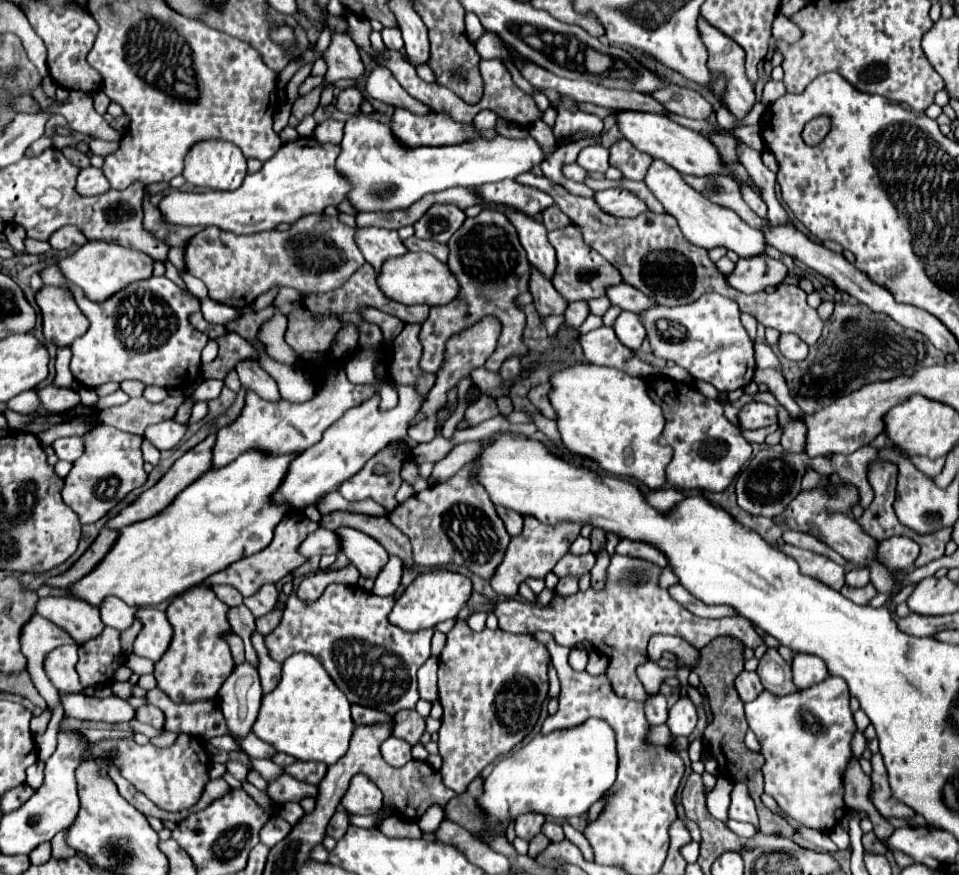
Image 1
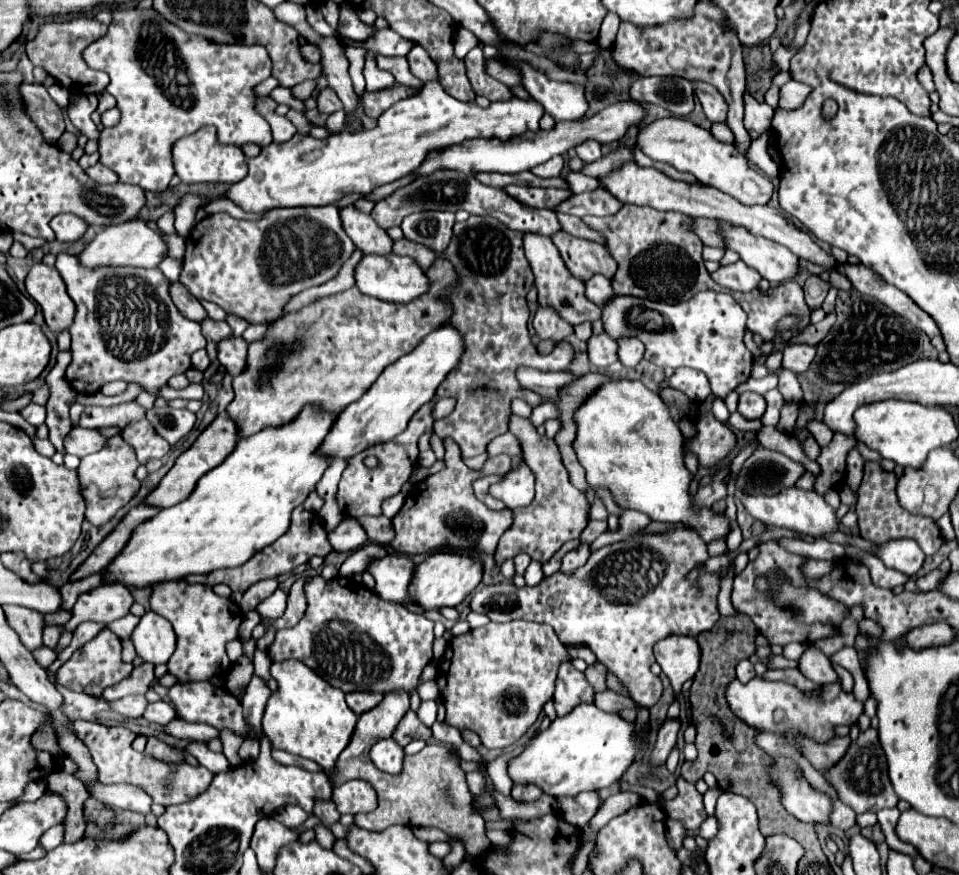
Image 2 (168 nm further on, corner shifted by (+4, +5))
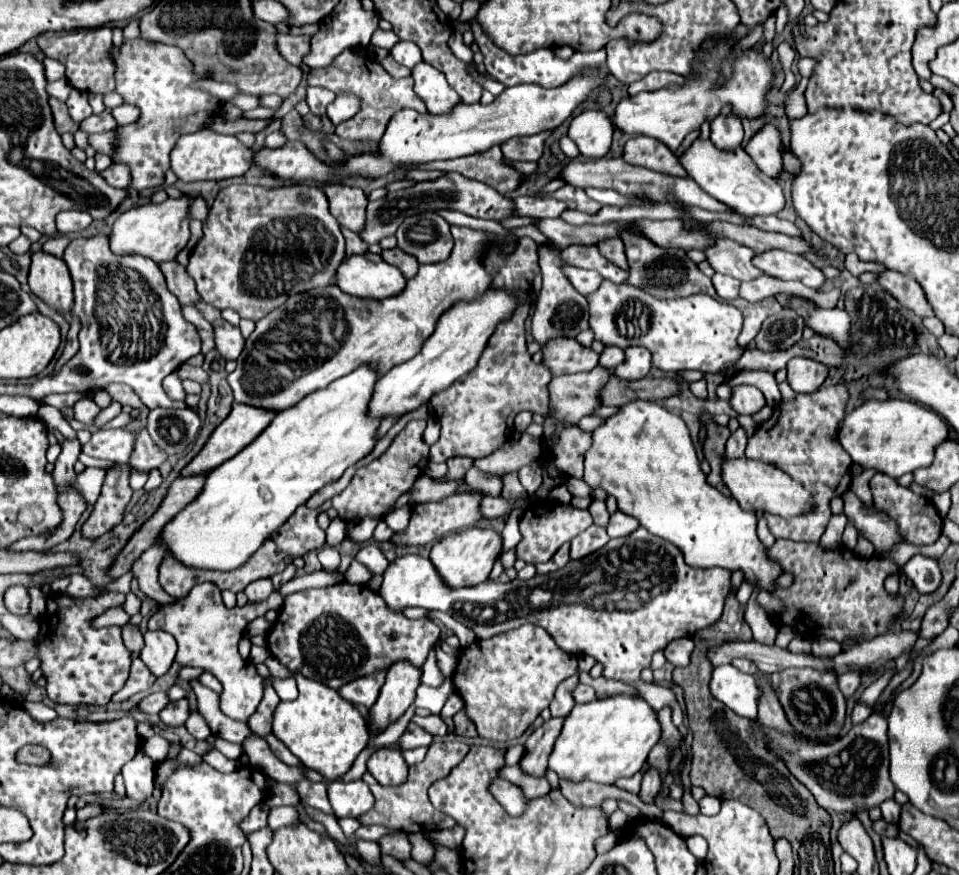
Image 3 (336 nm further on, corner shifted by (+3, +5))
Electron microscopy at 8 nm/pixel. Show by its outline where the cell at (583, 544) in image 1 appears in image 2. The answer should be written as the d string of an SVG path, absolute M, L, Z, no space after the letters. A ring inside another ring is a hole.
M591 520L589 524L587 524L587 528L583 530L583 534L581 534L581 538L579 540L589 540L589 542L593 542L599 534L603 534L607 530L607 522L599 522L599 520Z

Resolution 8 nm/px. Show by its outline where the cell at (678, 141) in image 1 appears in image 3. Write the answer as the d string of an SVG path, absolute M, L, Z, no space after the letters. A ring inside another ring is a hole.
M696 138L690 144L690 148L680 154L678 160L686 168L688 176L692 176L706 194L744 216L766 216L776 214L784 208L780 184L776 180L770 180L770 176L766 176L764 172L760 172L760 168L752 162L752 158L746 154L742 146L734 148L734 152L722 152L720 148L714 148L714 144L710 144L710 138Z

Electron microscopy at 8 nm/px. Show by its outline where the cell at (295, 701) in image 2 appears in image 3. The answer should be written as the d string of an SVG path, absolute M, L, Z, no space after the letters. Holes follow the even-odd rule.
M272 656L264 662L274 678L294 678L298 682L298 698L292 702L280 702L274 710L272 734L286 744L286 748L302 760L302 764L310 770L320 772L328 780L336 780L346 774L356 760L356 756L366 748L370 740L370 732L362 714L346 702L336 690L326 688L314 680L306 680L304 676L296 676L296 672L288 672L278 660Z

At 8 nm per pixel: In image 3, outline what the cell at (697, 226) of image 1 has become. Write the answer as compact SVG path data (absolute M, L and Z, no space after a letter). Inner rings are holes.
M774 250L774 252L758 254L754 256L754 266L778 280L800 280L802 284L814 290L818 290L824 282L824 274L820 272L820 268L816 268L804 256L792 252Z

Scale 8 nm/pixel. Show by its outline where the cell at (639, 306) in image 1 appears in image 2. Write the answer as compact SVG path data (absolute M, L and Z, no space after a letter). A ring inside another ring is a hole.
M591 276L587 282L585 282L585 296L597 304L597 306L603 306L611 296L613 296L613 288L611 288L611 280L605 278L605 276Z

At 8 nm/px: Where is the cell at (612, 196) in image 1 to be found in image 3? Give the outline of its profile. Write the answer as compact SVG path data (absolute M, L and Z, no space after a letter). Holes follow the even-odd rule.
M518 196L514 198L516 214L530 218L560 218L566 208L560 200L554 198L534 198L534 196Z

